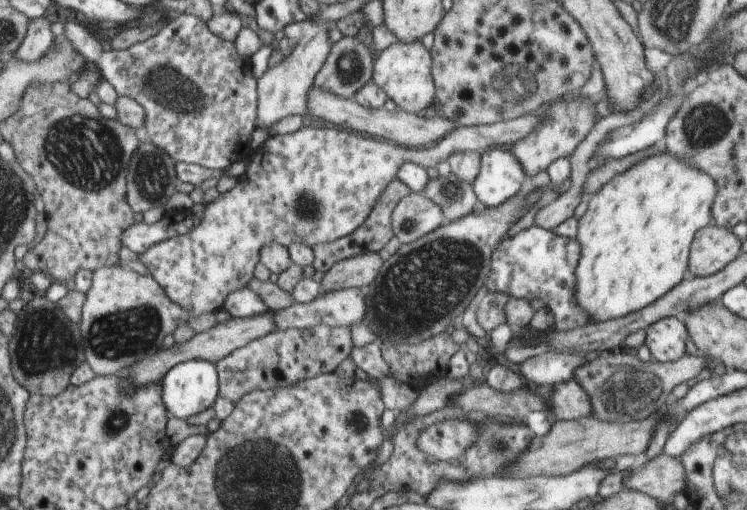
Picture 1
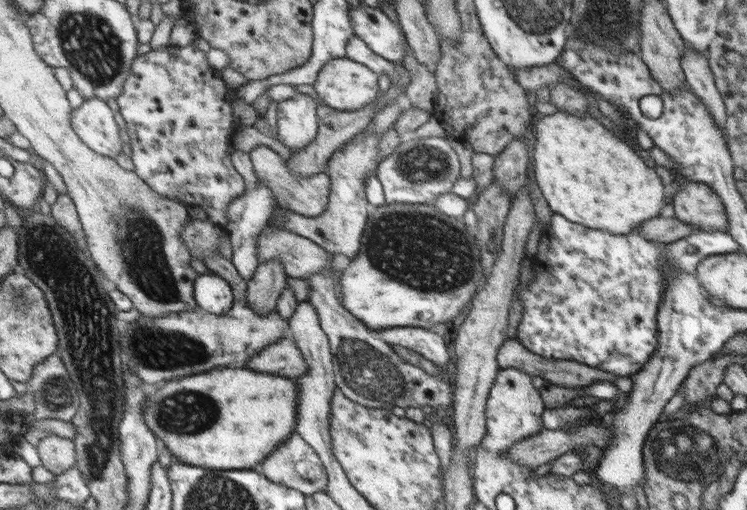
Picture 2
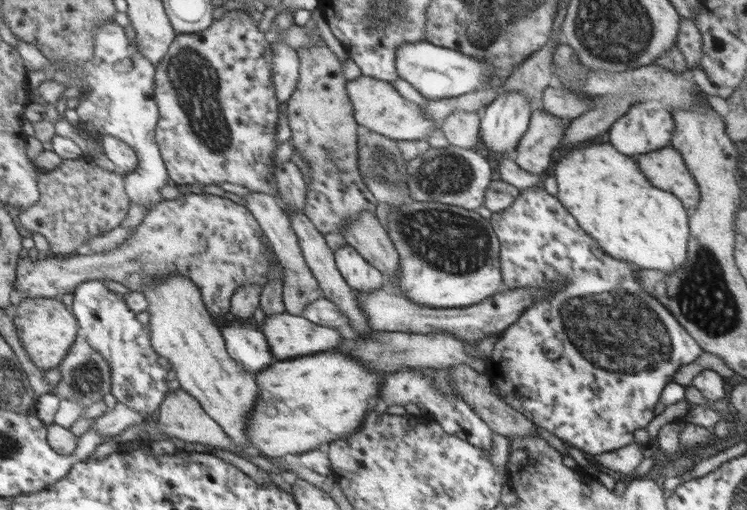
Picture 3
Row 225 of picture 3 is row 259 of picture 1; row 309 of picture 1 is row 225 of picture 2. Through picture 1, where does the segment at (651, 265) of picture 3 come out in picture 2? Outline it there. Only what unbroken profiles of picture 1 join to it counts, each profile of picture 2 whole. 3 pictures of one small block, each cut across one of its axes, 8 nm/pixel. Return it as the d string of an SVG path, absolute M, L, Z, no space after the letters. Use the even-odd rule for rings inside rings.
M561 110L550 115L540 115L535 122L533 144L534 180L550 209L563 215L569 222L625 236L637 230L643 222L661 214L665 194L659 176L653 172L653 168L645 166L645 162L633 154L633 150L623 140L597 124L593 117L579 118Z

